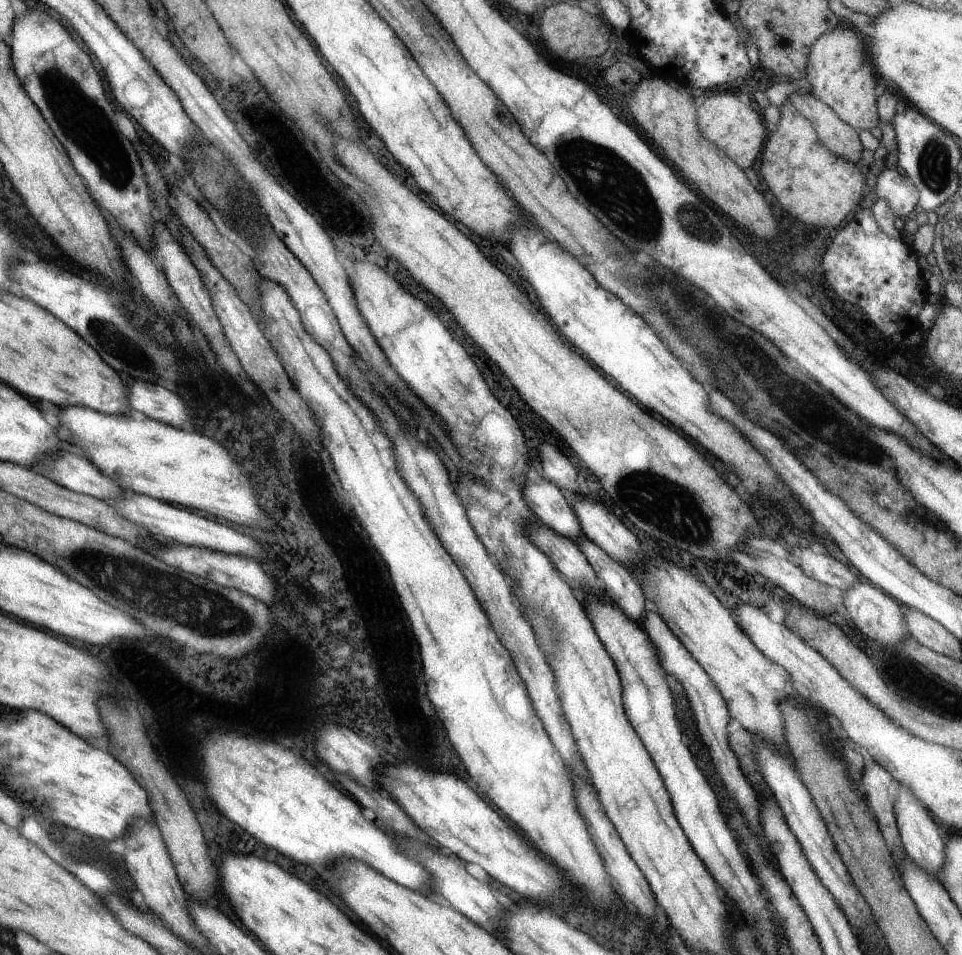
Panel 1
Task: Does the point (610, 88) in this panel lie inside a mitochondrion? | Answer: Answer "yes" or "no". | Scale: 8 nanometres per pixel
no

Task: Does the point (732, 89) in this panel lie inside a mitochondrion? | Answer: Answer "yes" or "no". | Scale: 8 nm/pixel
no

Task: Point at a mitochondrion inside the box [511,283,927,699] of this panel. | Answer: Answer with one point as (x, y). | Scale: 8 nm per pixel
(838, 437)

